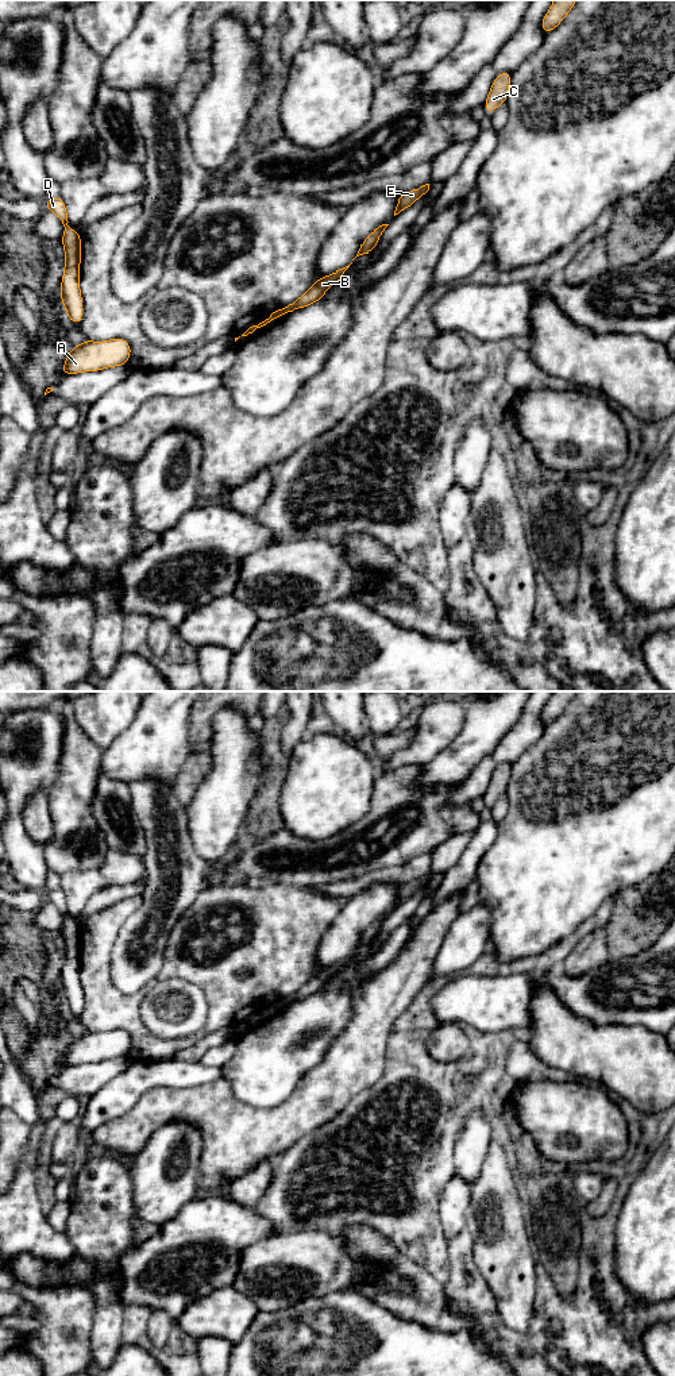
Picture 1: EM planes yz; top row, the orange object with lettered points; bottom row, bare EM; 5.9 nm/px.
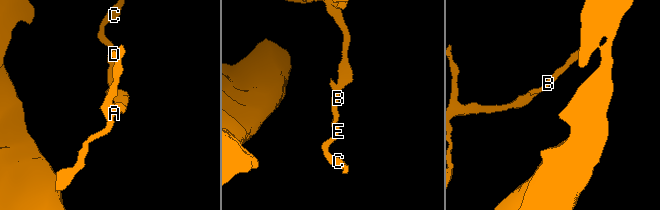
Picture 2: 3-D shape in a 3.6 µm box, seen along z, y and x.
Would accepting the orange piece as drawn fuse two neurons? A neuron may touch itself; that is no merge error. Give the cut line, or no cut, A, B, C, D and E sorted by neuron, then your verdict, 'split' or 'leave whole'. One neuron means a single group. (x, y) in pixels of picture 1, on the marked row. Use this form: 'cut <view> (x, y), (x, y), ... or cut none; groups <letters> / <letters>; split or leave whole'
cut yz (292, 303), (294, 308); groups A D / B C E; split

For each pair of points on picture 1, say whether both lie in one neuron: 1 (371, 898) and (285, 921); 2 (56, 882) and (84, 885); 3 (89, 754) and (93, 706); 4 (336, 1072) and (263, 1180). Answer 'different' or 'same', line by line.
1: different
2: different
3: different
4: different

